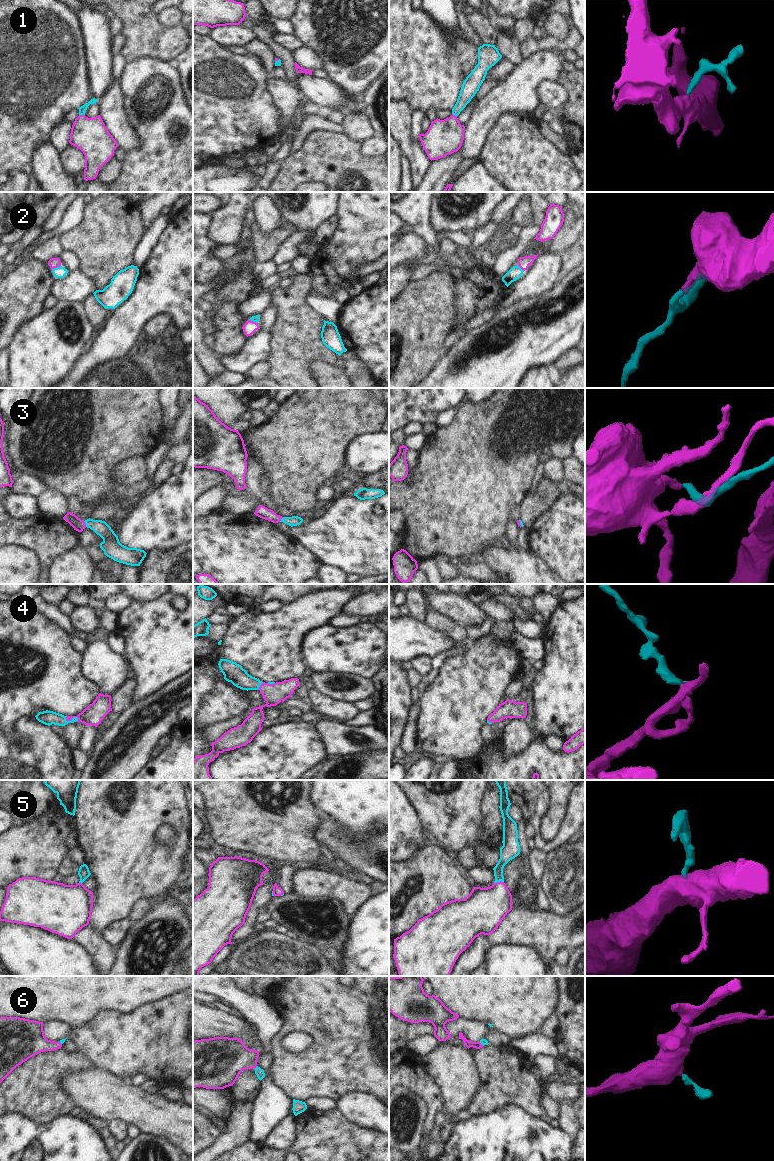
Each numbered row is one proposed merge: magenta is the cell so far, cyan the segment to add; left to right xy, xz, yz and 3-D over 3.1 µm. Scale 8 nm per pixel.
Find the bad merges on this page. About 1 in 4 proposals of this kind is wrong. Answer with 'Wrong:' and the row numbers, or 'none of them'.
Wrong: none of them

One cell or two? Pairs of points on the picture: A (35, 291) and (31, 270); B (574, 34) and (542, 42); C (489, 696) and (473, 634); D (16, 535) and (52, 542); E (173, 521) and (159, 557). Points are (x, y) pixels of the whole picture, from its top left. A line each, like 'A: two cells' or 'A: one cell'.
A: one cell
B: one cell
C: two cells
D: one cell
E: two cells

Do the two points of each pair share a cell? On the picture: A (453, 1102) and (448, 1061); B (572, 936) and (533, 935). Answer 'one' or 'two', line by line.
A: one
B: one

